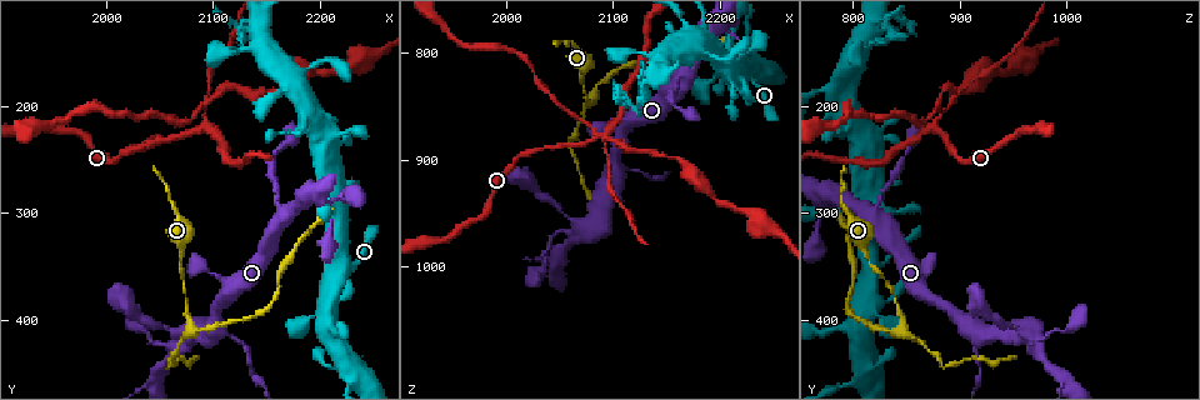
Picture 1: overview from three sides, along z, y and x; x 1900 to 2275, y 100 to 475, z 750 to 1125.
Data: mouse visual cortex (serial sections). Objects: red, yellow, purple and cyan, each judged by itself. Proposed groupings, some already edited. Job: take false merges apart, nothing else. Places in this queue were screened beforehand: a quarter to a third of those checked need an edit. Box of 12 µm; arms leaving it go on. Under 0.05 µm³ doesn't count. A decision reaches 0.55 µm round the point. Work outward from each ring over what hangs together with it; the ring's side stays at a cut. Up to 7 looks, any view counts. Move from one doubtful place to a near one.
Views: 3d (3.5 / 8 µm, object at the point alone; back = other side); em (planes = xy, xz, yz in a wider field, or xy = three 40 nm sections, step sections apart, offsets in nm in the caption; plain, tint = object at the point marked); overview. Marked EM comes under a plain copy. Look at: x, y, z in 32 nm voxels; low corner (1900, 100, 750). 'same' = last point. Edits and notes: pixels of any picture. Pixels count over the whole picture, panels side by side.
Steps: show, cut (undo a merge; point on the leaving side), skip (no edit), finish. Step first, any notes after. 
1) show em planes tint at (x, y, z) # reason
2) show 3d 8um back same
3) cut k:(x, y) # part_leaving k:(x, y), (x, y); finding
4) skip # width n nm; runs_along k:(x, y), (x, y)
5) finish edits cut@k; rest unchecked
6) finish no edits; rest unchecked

show 3d 3.5um at (2080, 408, 846) # sharp bend

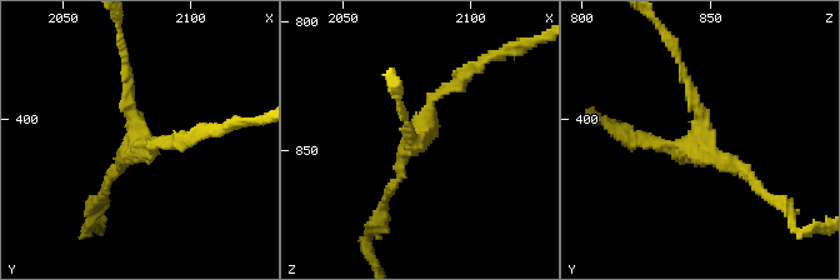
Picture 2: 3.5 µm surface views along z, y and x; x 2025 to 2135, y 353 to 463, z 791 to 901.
show em xy step 1 tint at (2080, 407, 846) # arms 3; arm_widths 100, 150, 150 nm; now the EM

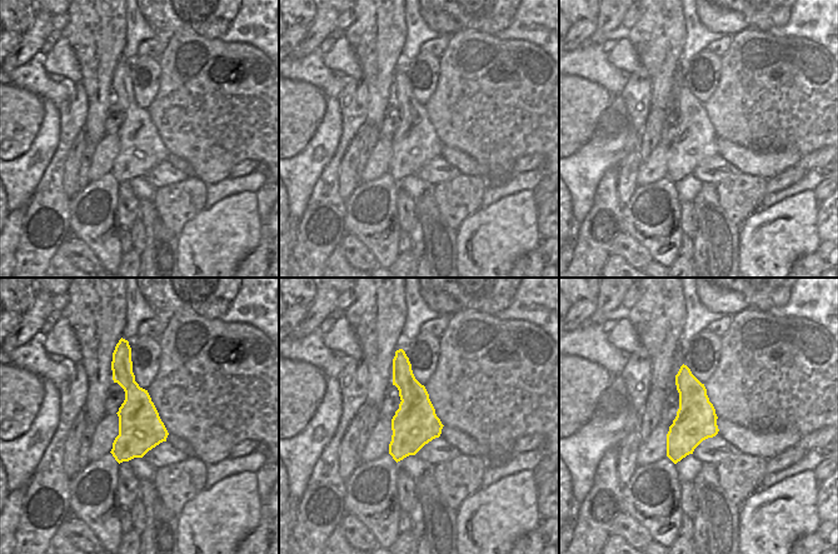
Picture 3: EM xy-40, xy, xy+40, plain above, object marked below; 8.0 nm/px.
skip # runs_along 2:(123, 60), (141, 148), (180, 140); all the same cell

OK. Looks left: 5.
show 3d 3.5um at (2102, 400, 906) # branch point

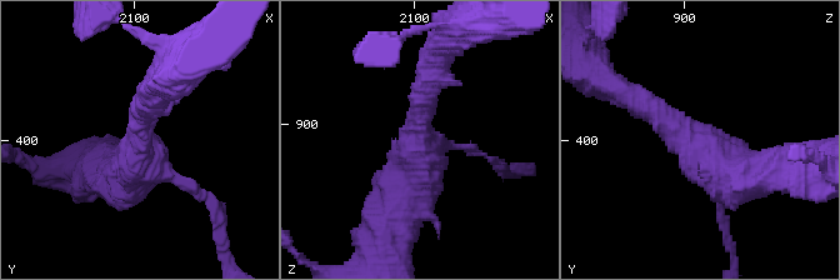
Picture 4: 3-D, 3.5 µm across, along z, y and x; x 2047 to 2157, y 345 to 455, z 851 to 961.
show em xy step 5 tint at (2102, 402, 905) # arms 3; arm_widths 100, 350, 600 nm

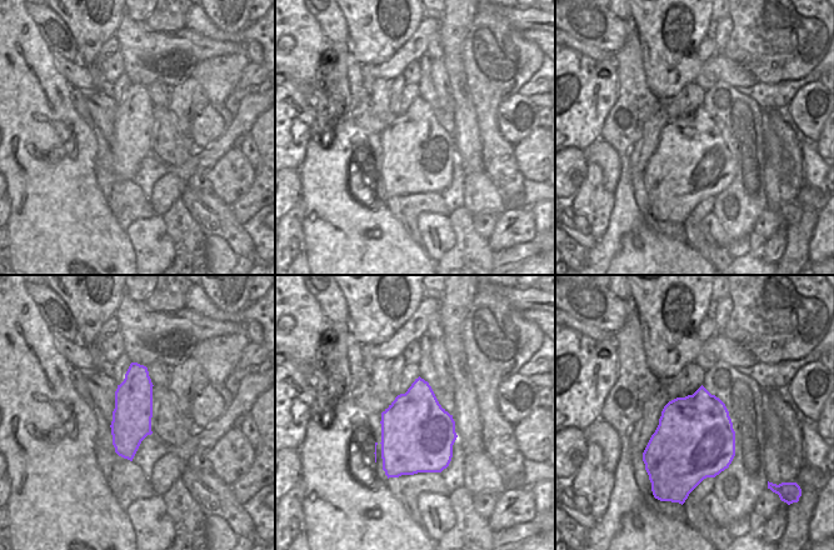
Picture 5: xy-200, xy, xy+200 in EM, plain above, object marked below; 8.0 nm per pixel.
show em xy step 1 tint same # another direction

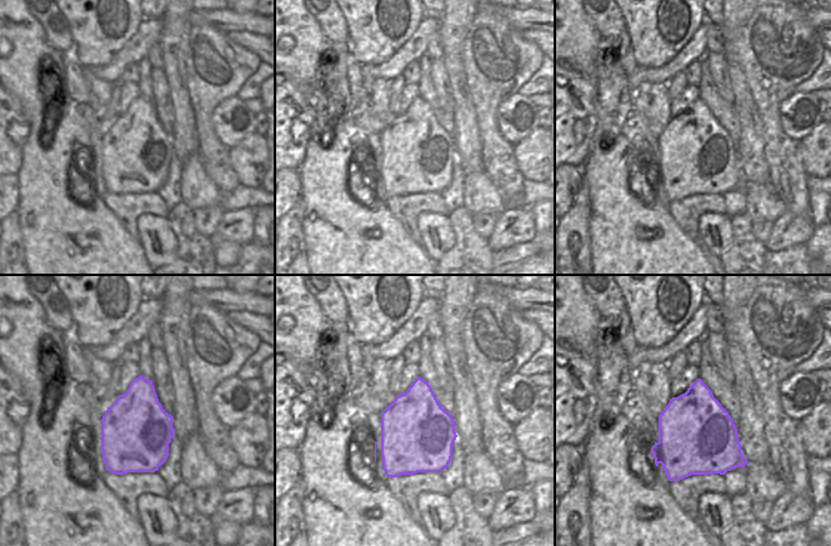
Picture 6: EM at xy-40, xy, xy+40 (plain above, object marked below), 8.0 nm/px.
cut 4:(209, 200) # part_leaving 4:(174, 176), (215, 203), (224, 260); a second cell is stuck on

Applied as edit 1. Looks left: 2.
finish edits cut@4; rest unchecked

